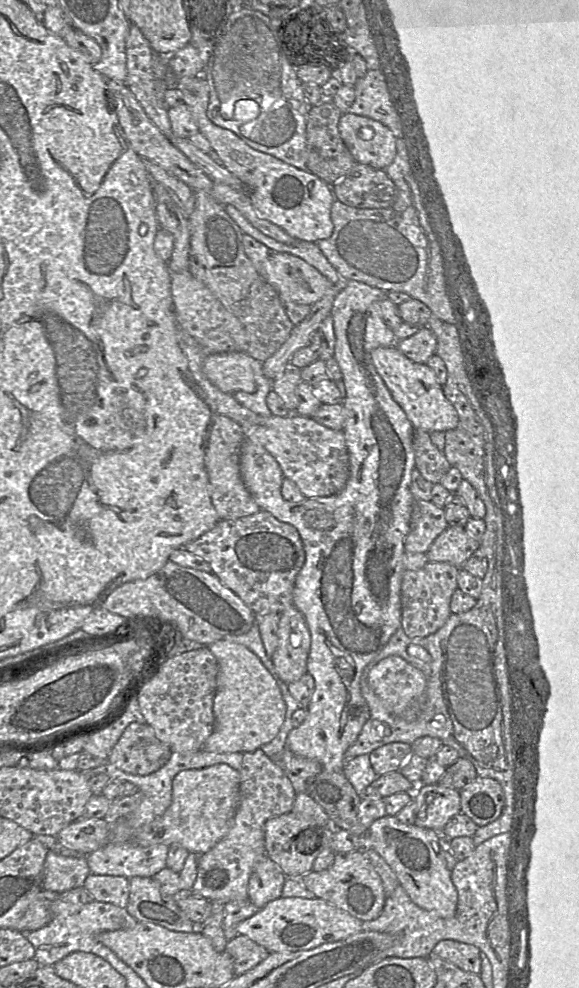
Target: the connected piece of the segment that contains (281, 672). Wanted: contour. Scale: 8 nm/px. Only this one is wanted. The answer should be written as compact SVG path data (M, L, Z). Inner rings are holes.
M293 606L279 618L278 645L271 661L279 678L287 685L307 673L311 635L302 614Z

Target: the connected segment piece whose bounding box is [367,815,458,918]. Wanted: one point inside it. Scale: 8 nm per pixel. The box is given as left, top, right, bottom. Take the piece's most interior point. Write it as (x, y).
(415, 854)

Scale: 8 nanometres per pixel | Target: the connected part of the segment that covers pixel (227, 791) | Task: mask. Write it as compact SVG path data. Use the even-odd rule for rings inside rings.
M227 764L179 772L172 781L172 803L161 816L138 828L133 842L147 847L179 844L190 853L203 854L229 832L239 804L240 774Z

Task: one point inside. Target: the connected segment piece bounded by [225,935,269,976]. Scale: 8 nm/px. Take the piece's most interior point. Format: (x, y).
(245, 953)

